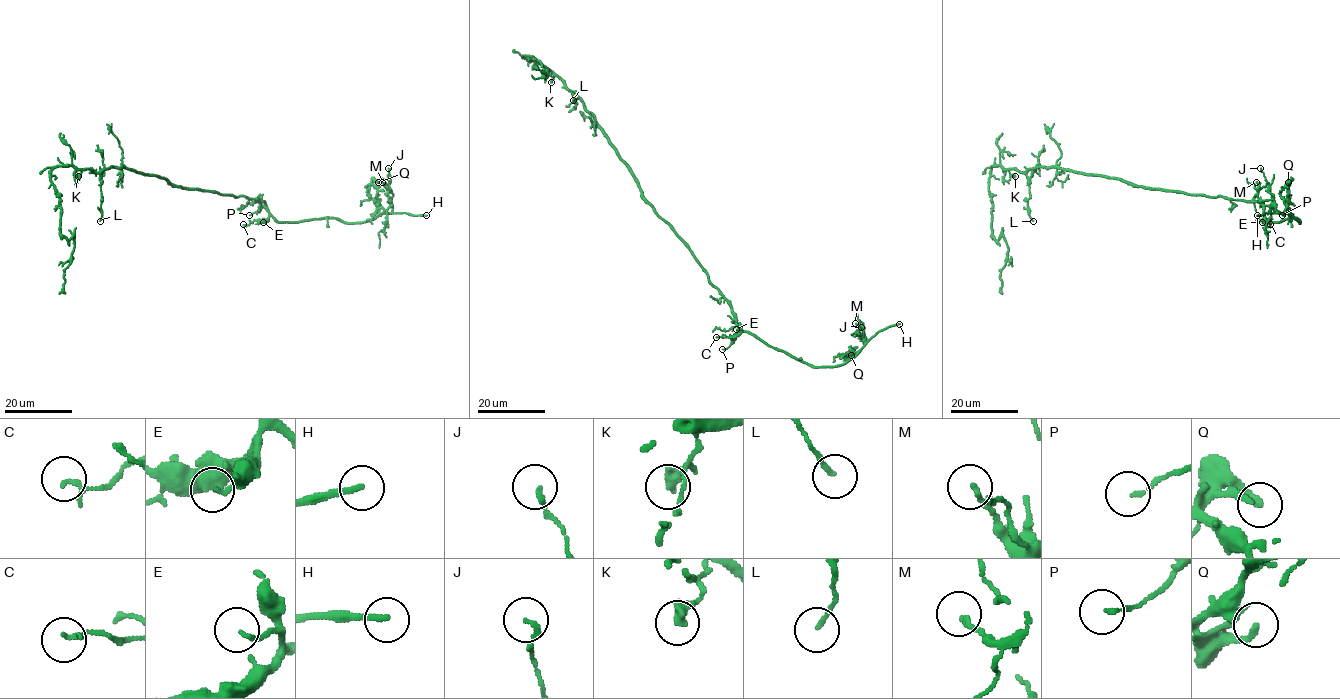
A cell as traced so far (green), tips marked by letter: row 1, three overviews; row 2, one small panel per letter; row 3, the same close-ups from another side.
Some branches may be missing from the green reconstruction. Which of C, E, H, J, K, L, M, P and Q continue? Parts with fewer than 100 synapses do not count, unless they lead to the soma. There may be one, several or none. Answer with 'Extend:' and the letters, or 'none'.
Extend: H

